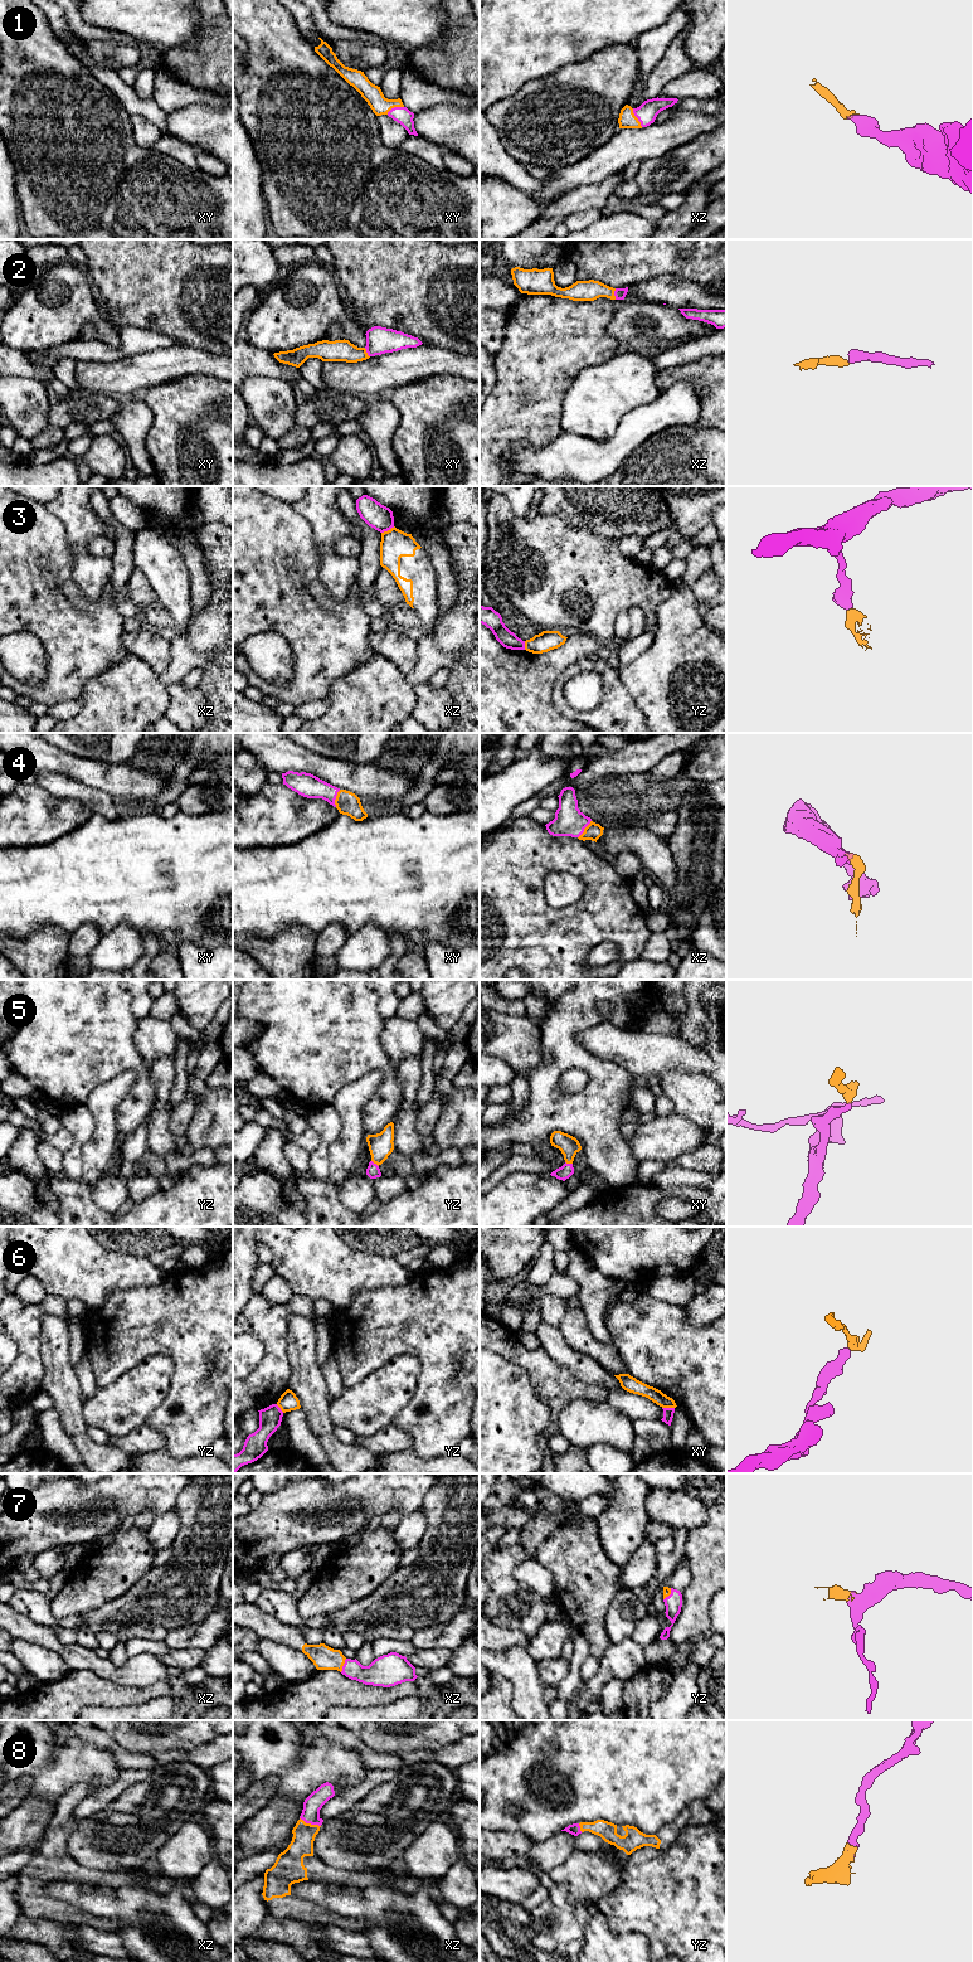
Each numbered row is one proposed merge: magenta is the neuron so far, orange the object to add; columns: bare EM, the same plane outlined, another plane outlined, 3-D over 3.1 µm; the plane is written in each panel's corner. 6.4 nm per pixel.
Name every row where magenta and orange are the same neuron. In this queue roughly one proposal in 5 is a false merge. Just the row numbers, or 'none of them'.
1, 2, 4, 5, 7, 8

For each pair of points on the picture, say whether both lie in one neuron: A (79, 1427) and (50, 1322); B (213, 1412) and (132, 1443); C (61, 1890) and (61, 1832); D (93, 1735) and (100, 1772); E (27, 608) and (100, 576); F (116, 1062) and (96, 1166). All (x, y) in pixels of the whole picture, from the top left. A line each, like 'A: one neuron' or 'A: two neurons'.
A: one neuron
B: two neurons
C: two neurons
D: two neurons
E: two neurons
F: two neurons

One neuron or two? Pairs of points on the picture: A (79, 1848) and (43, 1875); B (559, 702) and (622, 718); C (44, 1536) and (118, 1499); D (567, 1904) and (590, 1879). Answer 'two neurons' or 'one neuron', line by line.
A: two neurons
B: one neuron
C: one neuron
D: two neurons

